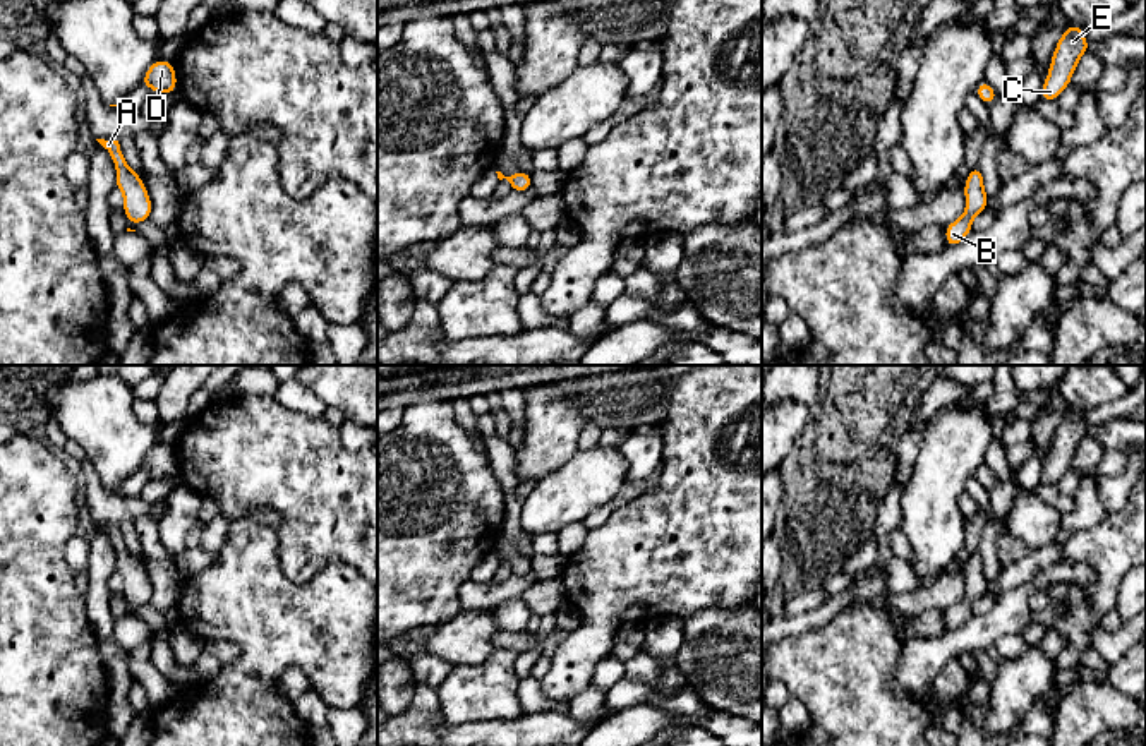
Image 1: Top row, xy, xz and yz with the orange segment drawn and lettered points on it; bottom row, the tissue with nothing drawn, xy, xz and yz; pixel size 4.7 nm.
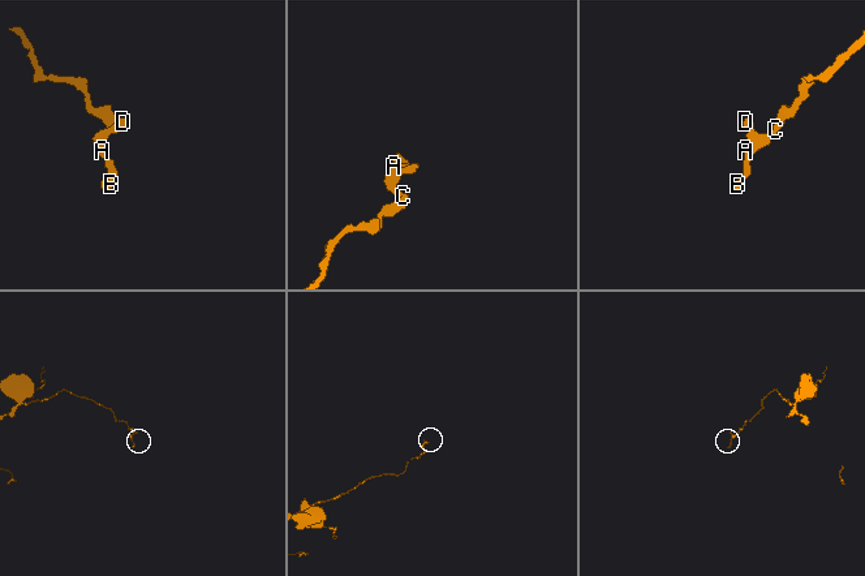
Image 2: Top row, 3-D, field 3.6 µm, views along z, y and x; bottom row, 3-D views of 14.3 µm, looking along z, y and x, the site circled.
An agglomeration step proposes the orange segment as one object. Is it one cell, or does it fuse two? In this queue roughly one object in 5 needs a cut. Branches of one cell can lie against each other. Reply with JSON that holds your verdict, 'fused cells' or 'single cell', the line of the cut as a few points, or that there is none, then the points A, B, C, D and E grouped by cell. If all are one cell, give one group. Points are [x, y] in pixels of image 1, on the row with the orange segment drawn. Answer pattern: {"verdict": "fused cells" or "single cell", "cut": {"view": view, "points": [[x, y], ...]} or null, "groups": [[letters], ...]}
{"verdict": "single cell", "cut": null, "groups": [["A", "B", "C", "D", "E"]]}

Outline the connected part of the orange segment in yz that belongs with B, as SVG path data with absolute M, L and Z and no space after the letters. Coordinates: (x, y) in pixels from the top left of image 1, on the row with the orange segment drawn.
M976 165L964 182L964 197L966 197L966 209L964 214L945 225L945 244L947 247L959 245L973 230L973 220L988 208L988 196L983 187L983 171L981 166Z

